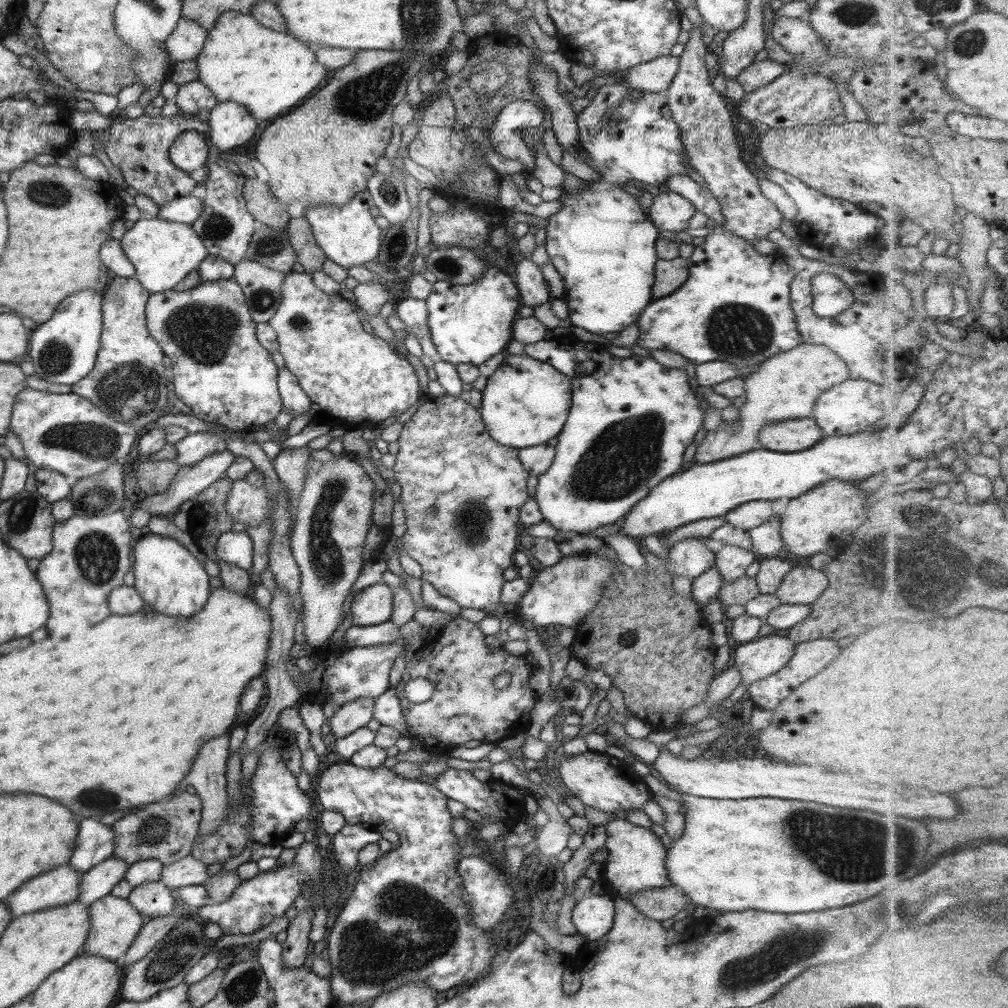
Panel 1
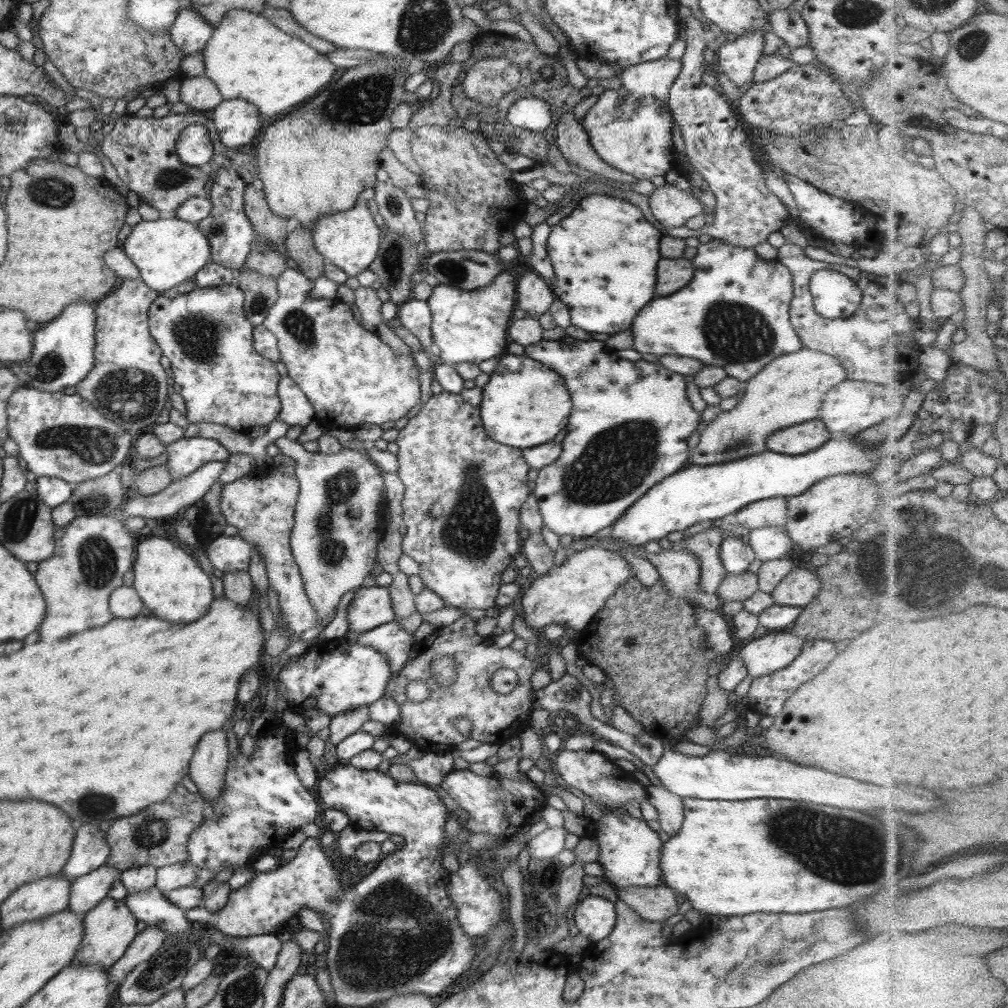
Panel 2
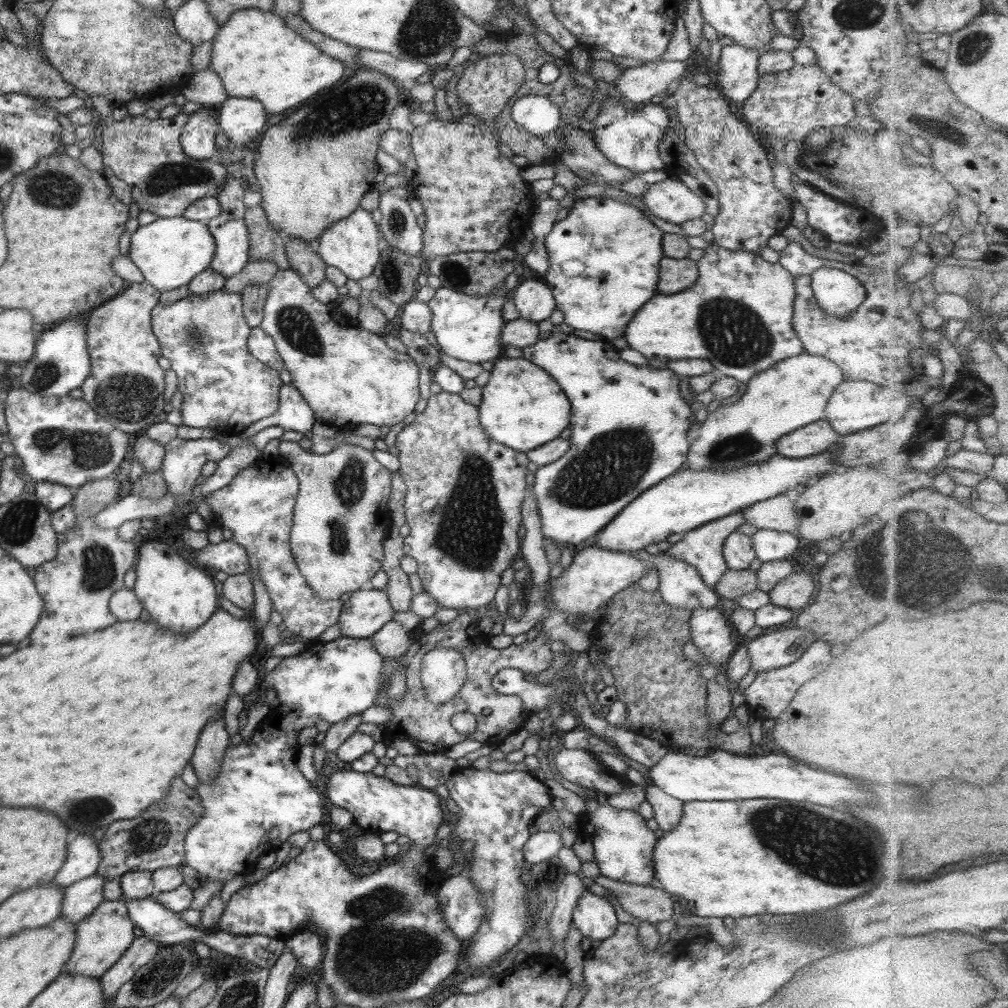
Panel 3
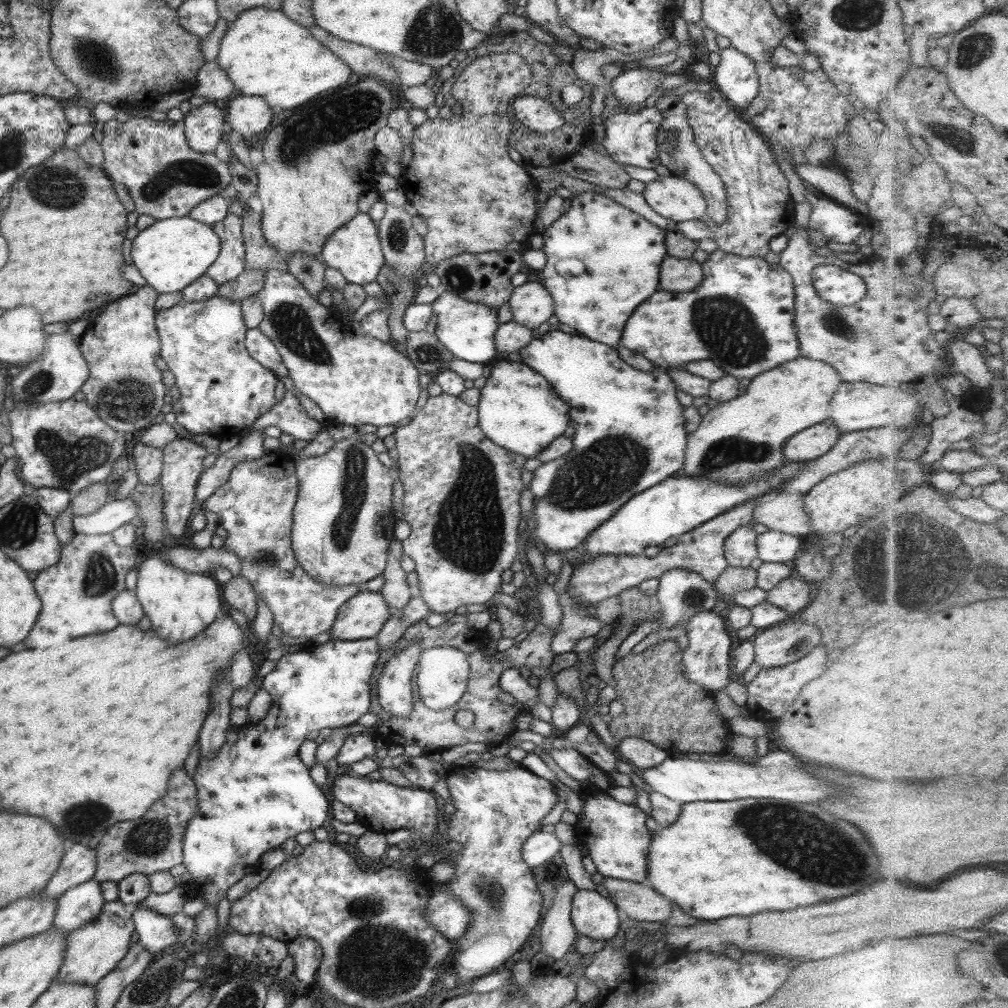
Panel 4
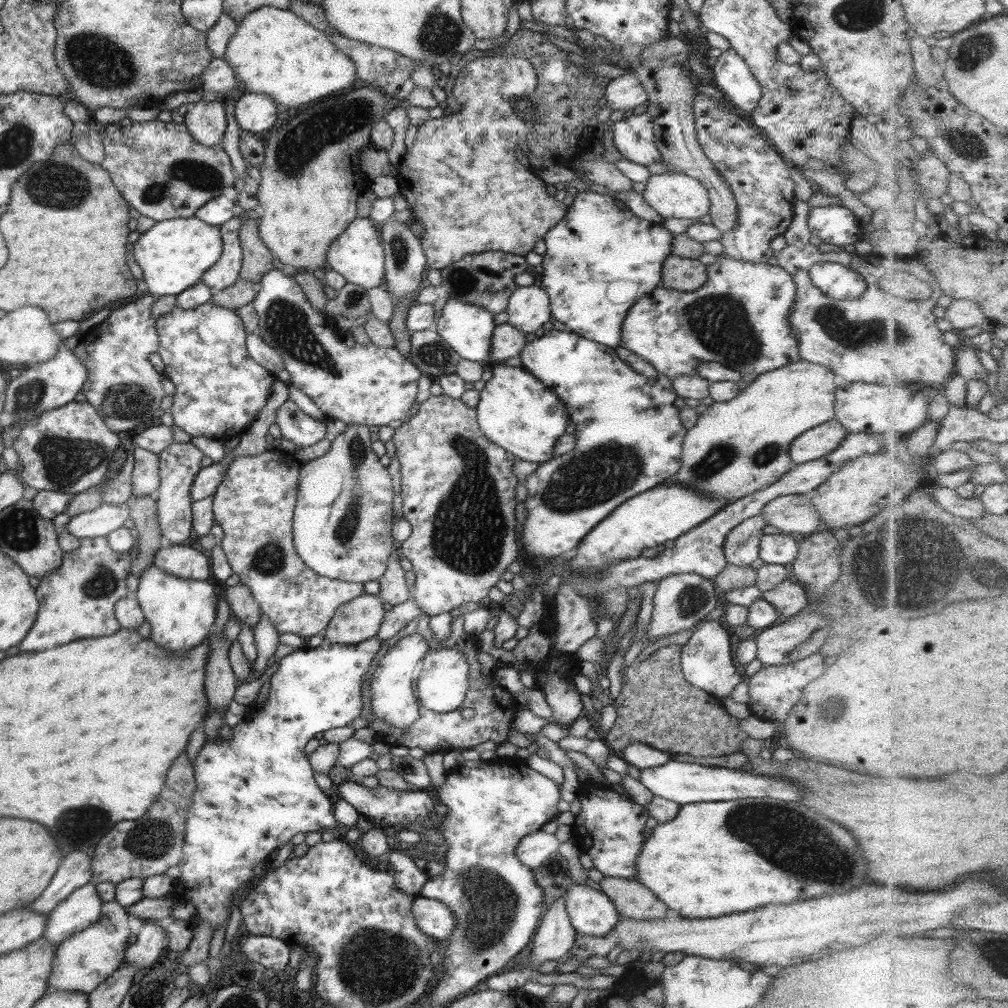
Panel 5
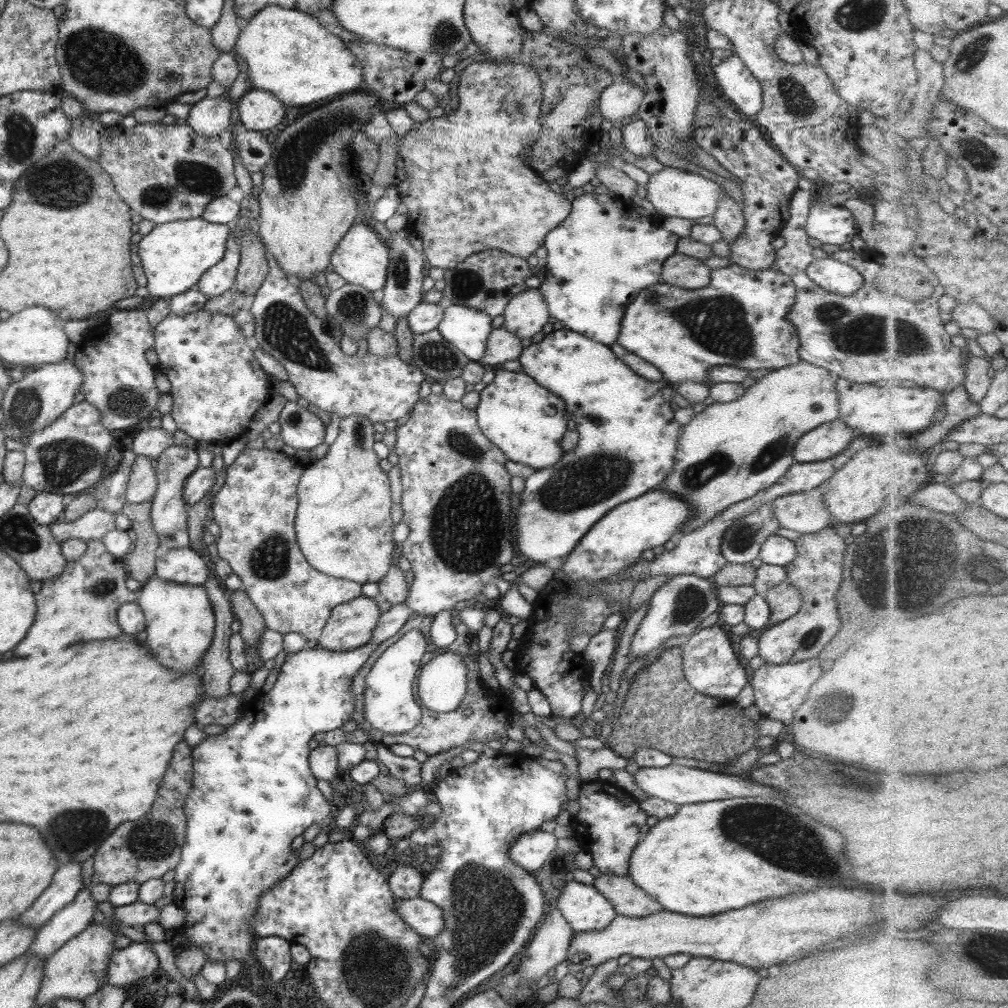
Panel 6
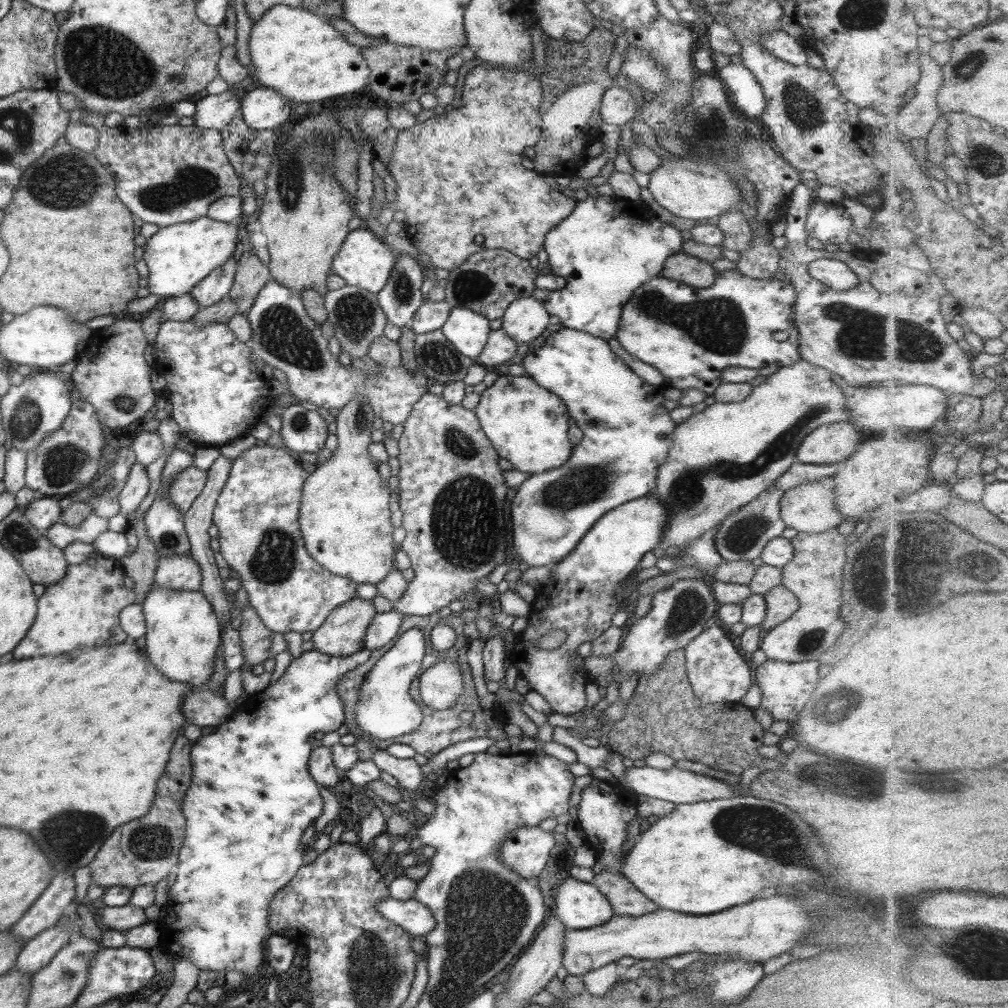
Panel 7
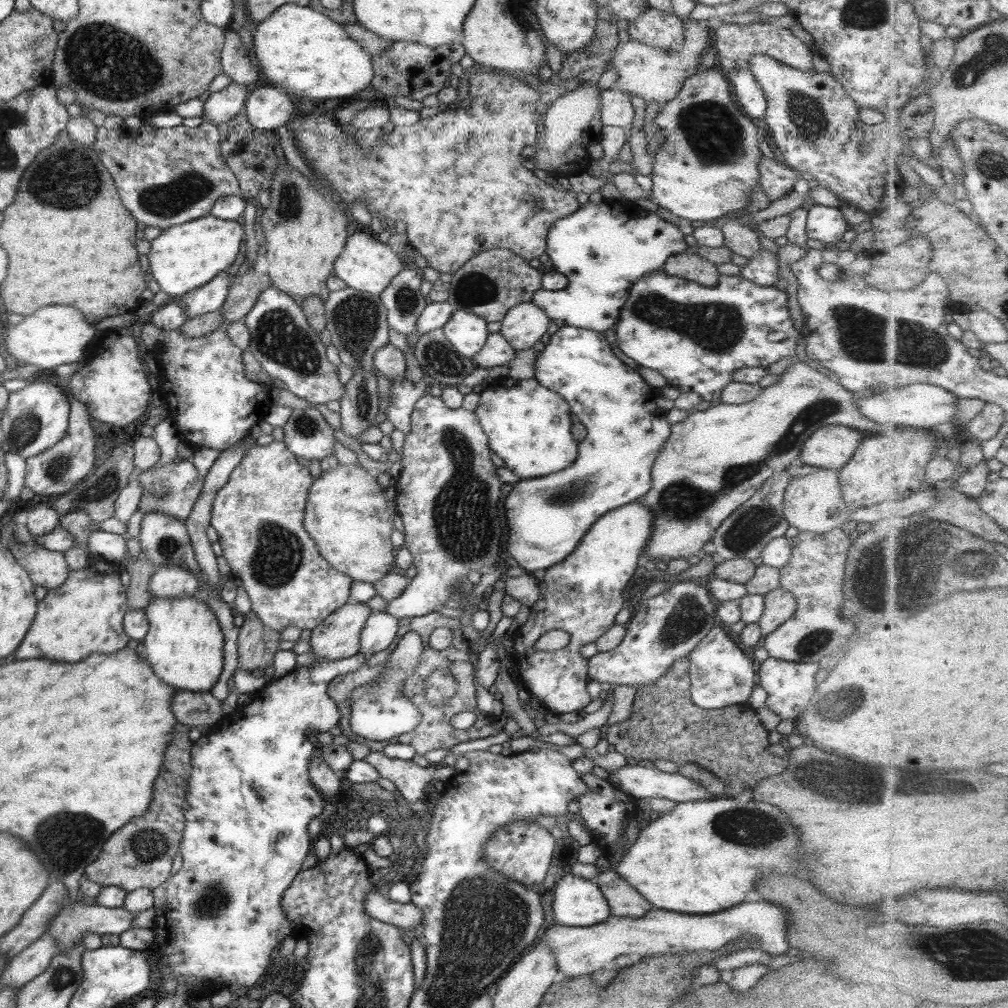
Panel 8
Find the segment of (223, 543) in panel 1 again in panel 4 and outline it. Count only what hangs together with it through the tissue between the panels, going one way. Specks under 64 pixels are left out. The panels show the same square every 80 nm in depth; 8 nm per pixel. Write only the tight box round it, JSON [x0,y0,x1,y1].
[160,545,240,577]

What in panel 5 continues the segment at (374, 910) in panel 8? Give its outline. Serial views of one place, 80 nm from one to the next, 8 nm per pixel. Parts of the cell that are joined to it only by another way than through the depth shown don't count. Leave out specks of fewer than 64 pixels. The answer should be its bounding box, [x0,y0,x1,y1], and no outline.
[411,896,455,942]

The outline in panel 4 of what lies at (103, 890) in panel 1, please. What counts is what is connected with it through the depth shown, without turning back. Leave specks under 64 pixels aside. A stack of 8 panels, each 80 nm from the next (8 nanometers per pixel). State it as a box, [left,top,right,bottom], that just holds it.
[51,880,103,934]

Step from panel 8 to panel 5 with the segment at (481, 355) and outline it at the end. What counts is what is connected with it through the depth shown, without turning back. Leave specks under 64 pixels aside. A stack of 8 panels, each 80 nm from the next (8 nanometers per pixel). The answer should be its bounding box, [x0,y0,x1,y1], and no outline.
[489,323,525,363]

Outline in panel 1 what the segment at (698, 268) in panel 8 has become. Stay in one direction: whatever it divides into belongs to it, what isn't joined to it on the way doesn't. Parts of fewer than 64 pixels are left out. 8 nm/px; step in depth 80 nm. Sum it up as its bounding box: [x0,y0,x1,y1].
[652,256,688,300]

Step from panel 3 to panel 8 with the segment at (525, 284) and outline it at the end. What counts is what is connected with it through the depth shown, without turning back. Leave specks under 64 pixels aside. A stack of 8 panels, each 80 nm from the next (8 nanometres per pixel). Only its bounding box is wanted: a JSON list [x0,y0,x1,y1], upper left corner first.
[499,301,549,351]

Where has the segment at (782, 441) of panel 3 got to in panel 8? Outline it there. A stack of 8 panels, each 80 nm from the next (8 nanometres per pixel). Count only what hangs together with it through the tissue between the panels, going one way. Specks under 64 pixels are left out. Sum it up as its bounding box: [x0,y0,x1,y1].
[798,426,864,472]

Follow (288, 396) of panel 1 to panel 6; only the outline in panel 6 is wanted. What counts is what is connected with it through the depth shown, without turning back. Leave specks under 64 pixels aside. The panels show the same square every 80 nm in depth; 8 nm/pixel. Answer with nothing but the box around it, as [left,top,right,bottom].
[277,401,326,451]

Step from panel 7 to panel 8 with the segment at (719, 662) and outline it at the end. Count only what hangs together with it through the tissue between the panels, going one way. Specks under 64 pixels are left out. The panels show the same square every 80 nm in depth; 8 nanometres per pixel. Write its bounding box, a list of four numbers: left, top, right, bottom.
[688,627,755,714]

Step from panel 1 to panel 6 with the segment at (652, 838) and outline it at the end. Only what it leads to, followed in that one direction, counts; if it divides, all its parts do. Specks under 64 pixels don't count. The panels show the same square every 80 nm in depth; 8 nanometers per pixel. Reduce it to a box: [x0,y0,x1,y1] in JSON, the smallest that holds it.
[572,780,648,876]

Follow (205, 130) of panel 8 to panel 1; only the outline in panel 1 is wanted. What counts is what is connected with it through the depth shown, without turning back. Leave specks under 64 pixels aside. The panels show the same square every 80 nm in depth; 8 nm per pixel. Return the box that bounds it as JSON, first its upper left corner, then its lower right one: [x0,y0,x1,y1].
[100,114,206,205]

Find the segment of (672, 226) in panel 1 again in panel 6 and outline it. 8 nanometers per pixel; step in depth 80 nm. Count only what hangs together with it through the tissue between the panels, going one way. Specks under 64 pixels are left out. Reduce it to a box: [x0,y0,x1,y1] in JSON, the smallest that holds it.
[645,168,725,220]

